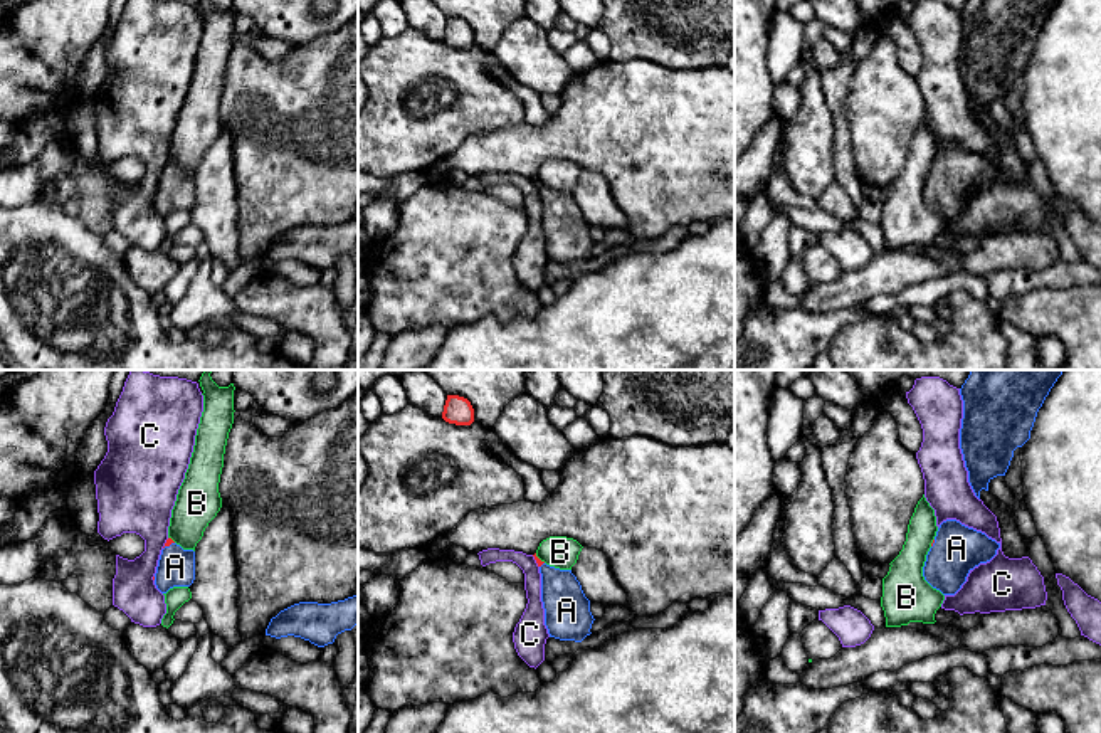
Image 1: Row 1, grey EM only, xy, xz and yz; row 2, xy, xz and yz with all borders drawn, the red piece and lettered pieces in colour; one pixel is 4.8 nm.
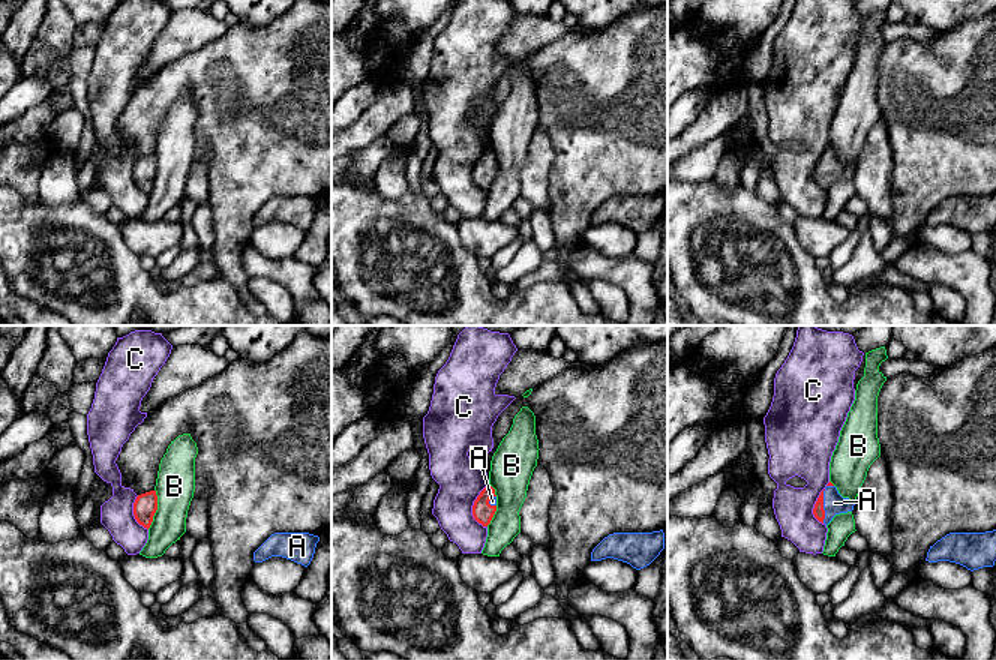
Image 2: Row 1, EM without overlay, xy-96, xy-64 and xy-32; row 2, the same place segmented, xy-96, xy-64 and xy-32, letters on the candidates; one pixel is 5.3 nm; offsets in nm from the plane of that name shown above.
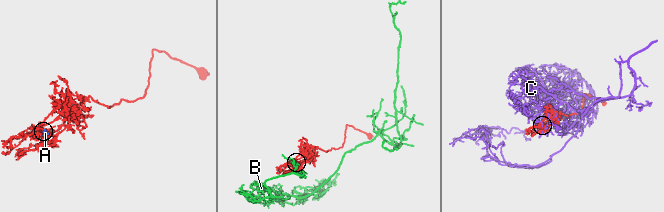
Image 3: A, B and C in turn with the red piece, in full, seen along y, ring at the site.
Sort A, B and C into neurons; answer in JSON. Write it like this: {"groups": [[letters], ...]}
{"groups": [["A"], ["B"], ["C"]]}

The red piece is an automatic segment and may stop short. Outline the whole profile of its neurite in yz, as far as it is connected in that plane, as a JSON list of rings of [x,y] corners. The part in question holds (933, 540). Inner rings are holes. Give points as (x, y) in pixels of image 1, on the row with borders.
[[[946,519],[940,525],[923,567],[925,580],[943,595],[955,595],[968,573],[990,562],[1000,543],[985,533]]]

